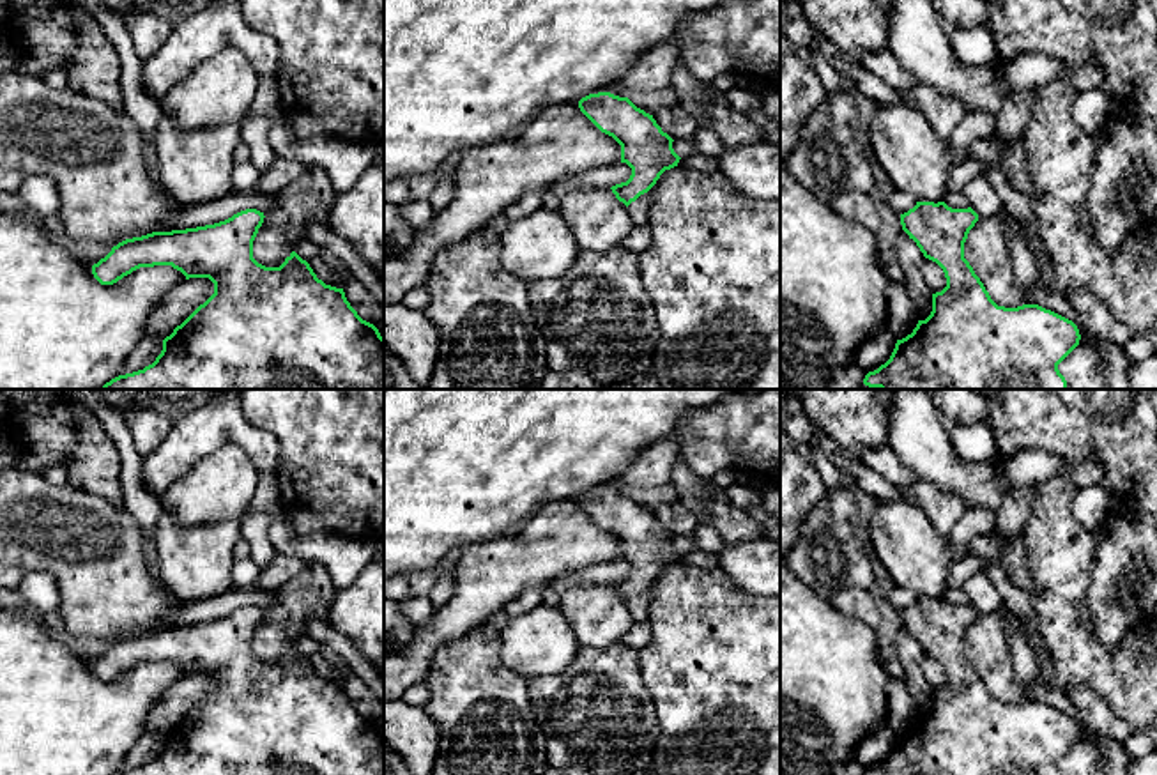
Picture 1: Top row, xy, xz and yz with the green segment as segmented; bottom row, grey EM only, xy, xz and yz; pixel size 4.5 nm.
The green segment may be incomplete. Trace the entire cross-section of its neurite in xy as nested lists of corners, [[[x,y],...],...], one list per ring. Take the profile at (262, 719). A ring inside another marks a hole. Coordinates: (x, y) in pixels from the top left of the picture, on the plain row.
[[[246,605],[214,621],[126,635],[92,662],[101,681],[113,681],[140,664],[154,662],[172,662],[186,676],[209,674],[214,679],[214,690],[163,736],[152,761],[115,775],[384,775],[384,734],[357,711],[343,685],[318,676],[295,648],[280,664],[265,664],[253,655],[253,637],[264,614],[264,609]]]

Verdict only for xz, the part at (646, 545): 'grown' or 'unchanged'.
unchanged

